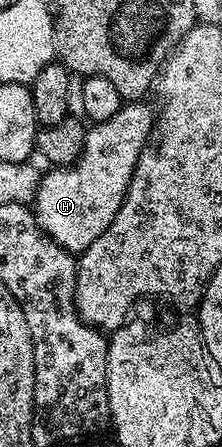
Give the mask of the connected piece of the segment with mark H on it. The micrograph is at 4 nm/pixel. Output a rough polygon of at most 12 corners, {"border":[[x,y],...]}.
{"border":[[142,100],[93,123],[70,166],[41,175],[38,226],[81,255],[94,190],[132,180],[156,130]]}

